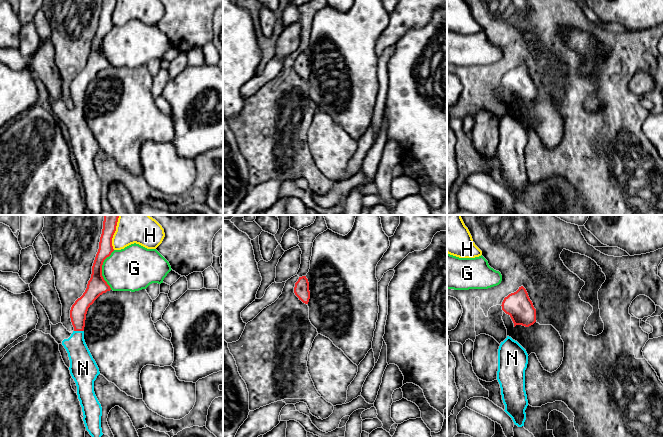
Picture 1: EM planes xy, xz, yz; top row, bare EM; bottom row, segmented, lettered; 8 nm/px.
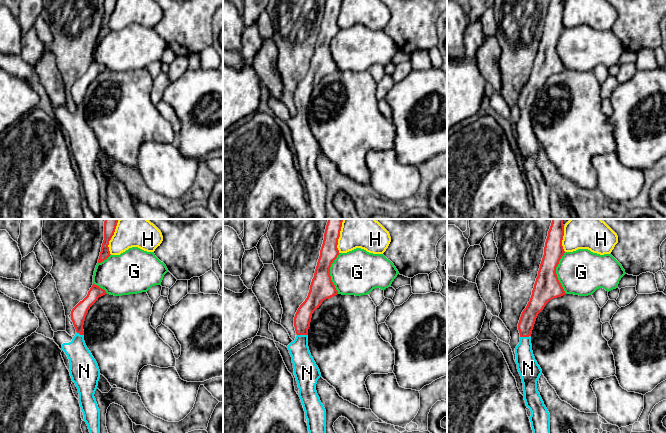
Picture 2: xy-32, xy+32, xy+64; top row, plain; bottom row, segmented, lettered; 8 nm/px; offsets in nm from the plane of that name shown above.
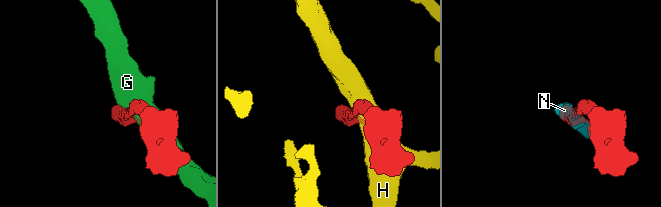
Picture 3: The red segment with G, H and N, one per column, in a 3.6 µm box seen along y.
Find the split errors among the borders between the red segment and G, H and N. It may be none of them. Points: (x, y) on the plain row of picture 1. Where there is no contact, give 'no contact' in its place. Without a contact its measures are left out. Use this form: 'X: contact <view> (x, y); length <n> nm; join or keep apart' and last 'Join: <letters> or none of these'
G: contact xy (101, 46); length 320 nm; keep apart
H: contact xy (112, 13); length 220 nm; keep apart
N: contact xy (79, 106); length 80 nm; join
Join: N

